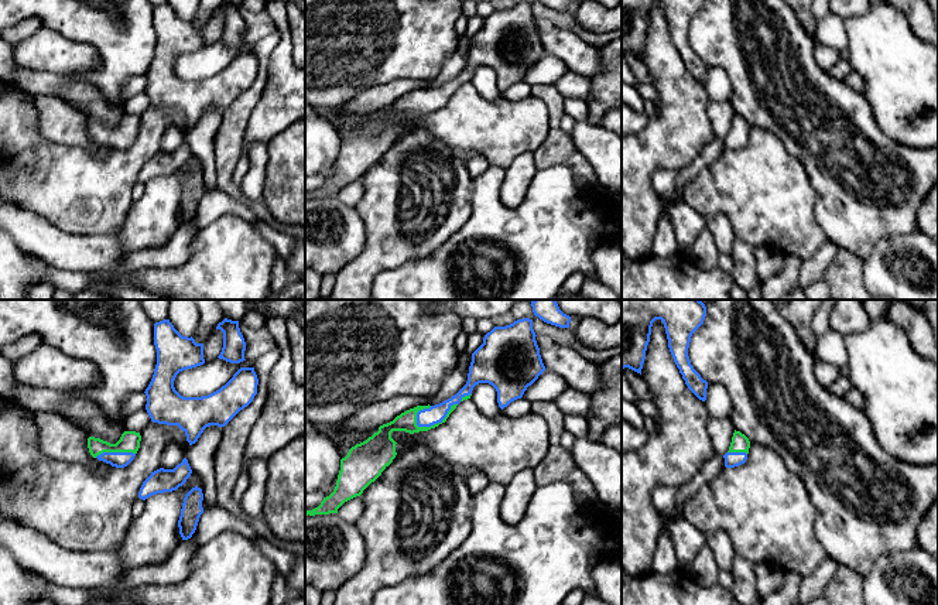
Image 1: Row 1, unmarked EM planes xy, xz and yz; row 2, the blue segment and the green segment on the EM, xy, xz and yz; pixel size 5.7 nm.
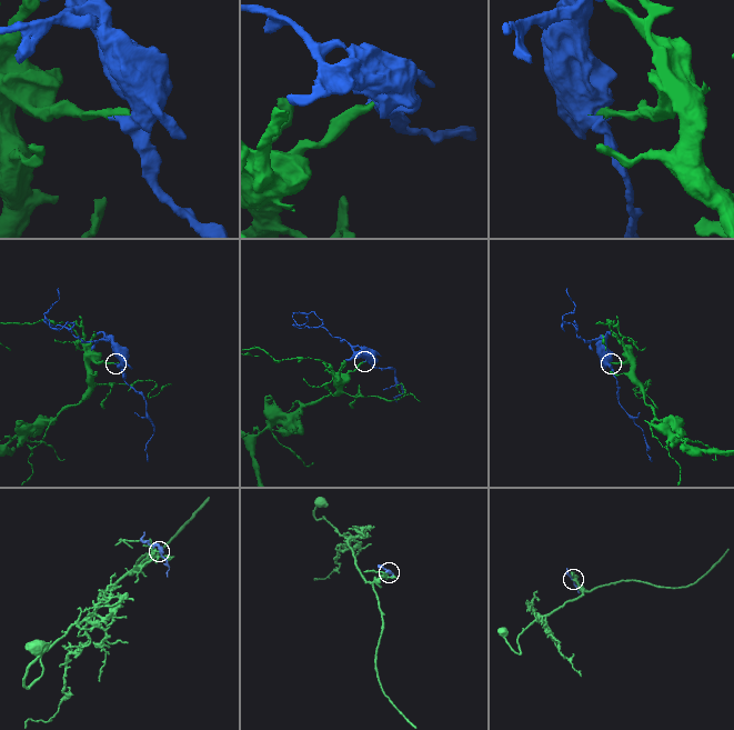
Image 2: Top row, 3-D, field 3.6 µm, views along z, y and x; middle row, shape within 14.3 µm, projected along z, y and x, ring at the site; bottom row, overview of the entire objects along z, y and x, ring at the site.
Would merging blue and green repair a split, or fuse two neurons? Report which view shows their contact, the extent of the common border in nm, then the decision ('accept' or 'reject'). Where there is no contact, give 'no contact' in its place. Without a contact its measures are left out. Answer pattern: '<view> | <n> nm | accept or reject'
xz | 260 nm | accept

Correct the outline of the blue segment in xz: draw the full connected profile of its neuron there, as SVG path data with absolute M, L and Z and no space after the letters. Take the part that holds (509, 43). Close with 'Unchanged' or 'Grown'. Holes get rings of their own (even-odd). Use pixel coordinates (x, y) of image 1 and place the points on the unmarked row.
M530 1L494 10L472 37L466 68L439 88L417 89L401 96L393 105L380 109L366 124L352 130L340 143L333 175L323 181L318 191L305 194L305 199L338 196L345 185L360 180L396 141L397 126L391 122L393 114L414 117L438 110L461 85L470 82L476 68L492 68L501 93L521 82L527 71L545 54L535 20Z. Grown

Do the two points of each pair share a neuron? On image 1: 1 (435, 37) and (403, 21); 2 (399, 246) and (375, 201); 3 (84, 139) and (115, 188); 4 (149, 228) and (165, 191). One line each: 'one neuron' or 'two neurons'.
1: one neuron
2: one neuron
3: two neurons
4: one neuron

